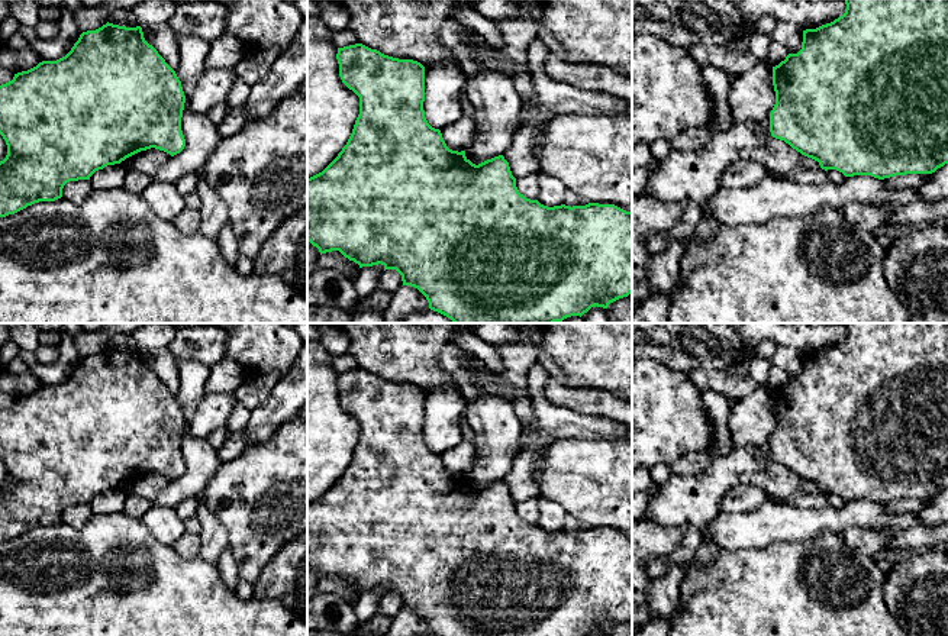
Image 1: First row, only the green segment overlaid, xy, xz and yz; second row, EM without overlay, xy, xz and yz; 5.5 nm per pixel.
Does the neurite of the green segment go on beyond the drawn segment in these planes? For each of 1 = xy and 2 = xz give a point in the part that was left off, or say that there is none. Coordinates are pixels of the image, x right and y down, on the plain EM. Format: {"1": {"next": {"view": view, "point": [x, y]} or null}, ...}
{"1": {"next": null}, "2": {"next": null}}

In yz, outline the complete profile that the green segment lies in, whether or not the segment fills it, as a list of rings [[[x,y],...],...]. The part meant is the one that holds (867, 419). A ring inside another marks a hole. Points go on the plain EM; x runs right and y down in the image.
[[[844,323],[847,333],[842,340],[831,348],[822,349],[816,353],[803,355],[802,374],[797,378],[789,378],[784,385],[773,391],[773,410],[776,416],[776,429],[770,438],[770,456],[771,461],[789,468],[802,480],[819,487],[820,493],[836,494],[845,501],[871,500],[878,504],[906,500],[906,498],[932,498],[938,493],[948,488],[948,323]]]

